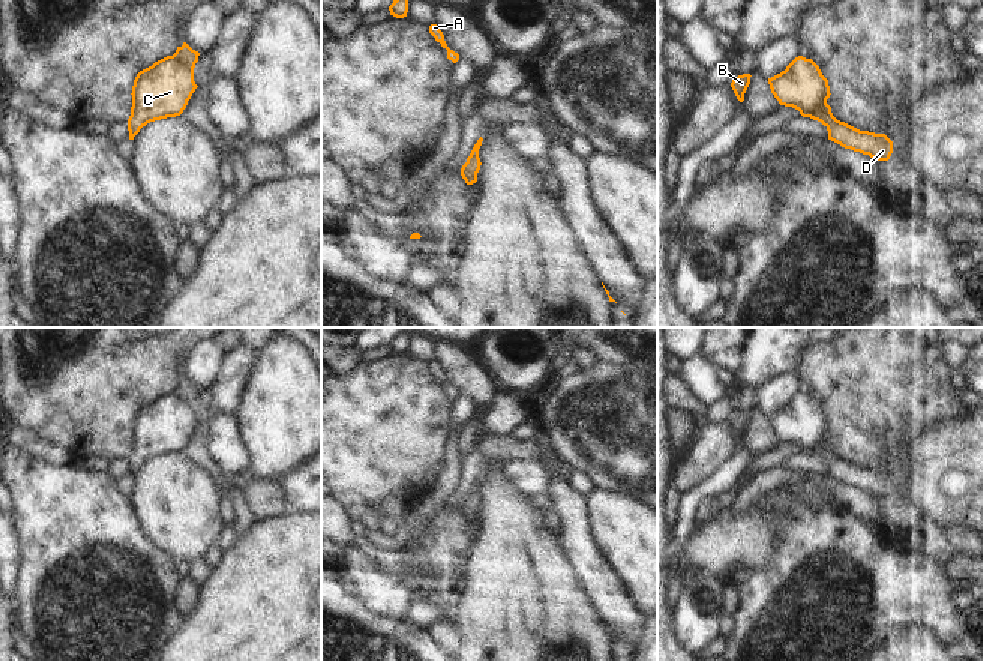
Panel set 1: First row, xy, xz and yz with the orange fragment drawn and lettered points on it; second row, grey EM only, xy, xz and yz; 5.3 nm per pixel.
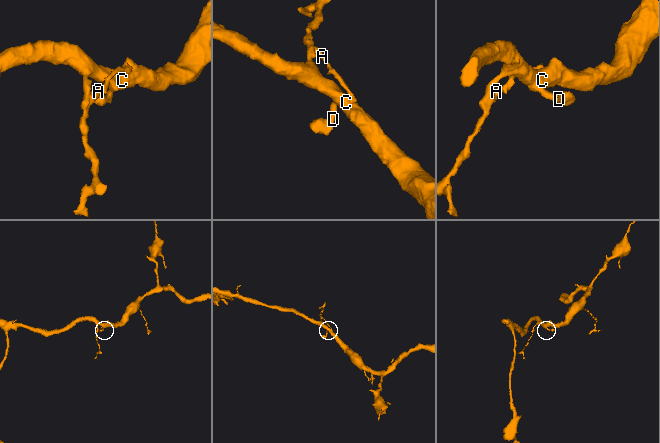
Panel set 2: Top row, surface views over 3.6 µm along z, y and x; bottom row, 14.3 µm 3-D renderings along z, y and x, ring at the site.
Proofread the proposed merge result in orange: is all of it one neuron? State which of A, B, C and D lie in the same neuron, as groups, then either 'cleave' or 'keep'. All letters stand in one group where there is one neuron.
groups A B C D; keep

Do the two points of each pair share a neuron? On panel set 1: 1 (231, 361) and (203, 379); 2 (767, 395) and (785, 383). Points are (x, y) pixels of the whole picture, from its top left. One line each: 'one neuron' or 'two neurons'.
1: two neurons
2: one neuron

